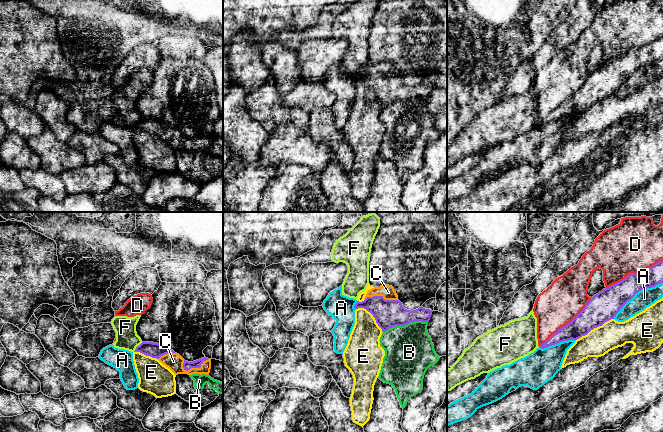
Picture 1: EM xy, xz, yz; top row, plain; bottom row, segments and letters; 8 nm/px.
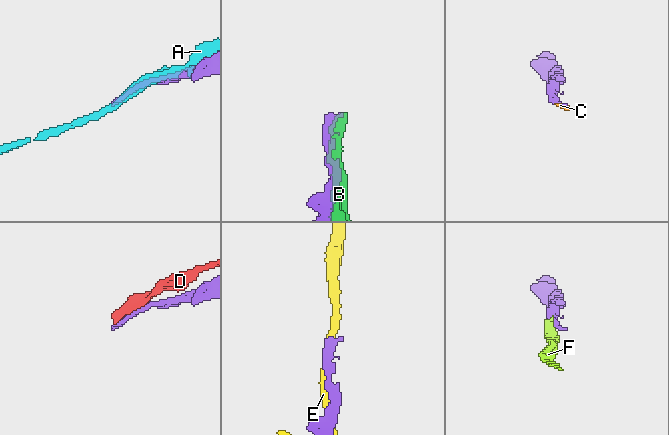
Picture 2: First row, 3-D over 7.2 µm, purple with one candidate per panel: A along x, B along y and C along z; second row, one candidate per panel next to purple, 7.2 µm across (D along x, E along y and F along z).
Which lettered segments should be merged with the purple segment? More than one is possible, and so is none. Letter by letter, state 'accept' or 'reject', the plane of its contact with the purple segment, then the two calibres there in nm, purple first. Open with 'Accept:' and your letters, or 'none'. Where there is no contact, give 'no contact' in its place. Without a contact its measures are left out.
Accept: C
A: reject; meets purple in yz; 220 nm thick on the purple side, 140 nm on the other
B: reject; meets purple in xz; 220 nm thick on the purple side, 400 nm on the other
C: accept; meets purple in xy; 70 nm thick on the purple side, 140 nm on the other
D: reject; meets purple in yz; 190 nm thick on the purple side, 420 nm on the other
E: reject; meets purple in yz; 240 nm thick on the purple side, 220 nm on the other
F: reject; meets purple in xy; 120 nm thick on the purple side, 180 nm on the other

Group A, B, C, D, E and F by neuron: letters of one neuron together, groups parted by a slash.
A / B / C / D F / E

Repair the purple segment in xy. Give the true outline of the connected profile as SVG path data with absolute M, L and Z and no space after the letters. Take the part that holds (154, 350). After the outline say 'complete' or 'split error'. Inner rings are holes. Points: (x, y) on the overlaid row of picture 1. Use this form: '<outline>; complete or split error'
M142 342L139 346L136 347L134 352L140 352L146 356L158 359L175 375L209 375L211 369L211 359L204 357L193 362L188 362L185 361L179 354L175 353L173 350L158 343Z; split error

